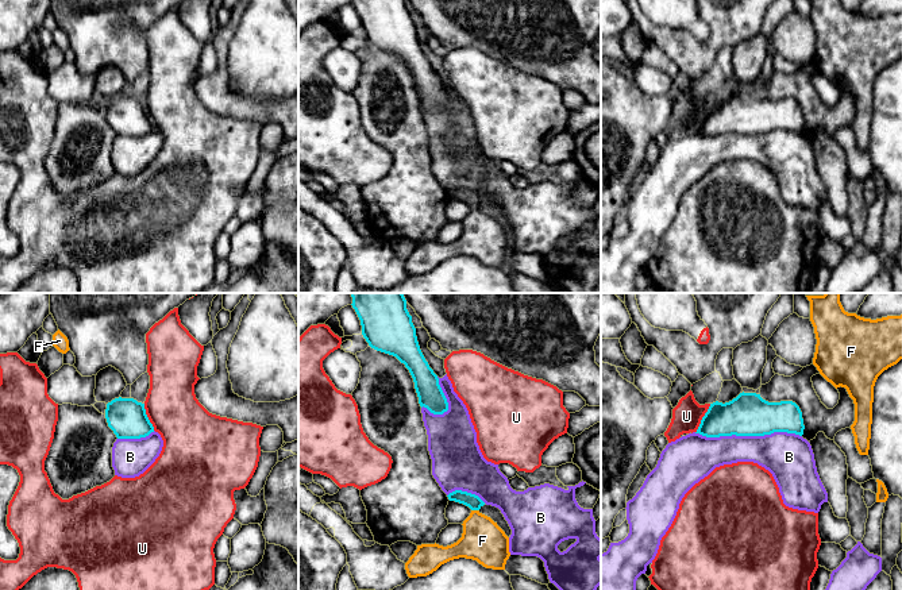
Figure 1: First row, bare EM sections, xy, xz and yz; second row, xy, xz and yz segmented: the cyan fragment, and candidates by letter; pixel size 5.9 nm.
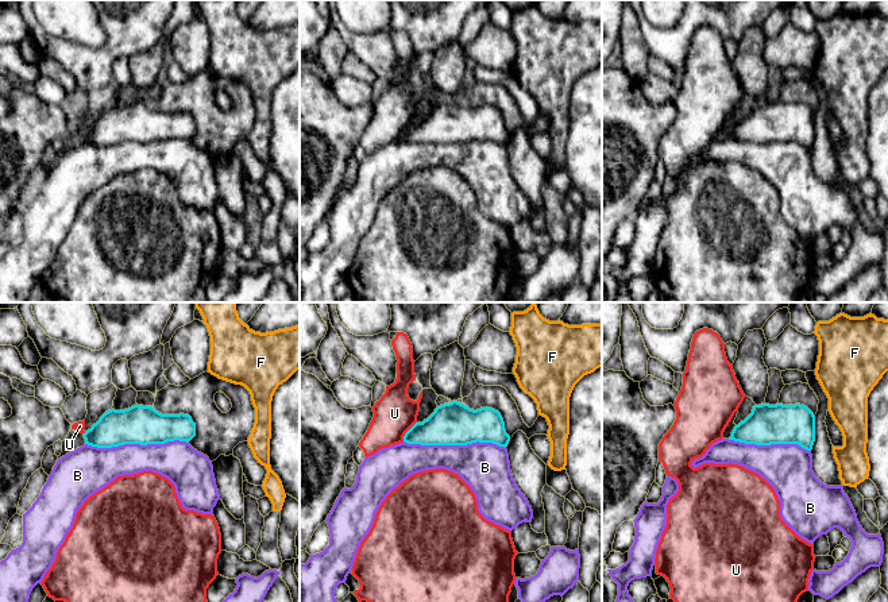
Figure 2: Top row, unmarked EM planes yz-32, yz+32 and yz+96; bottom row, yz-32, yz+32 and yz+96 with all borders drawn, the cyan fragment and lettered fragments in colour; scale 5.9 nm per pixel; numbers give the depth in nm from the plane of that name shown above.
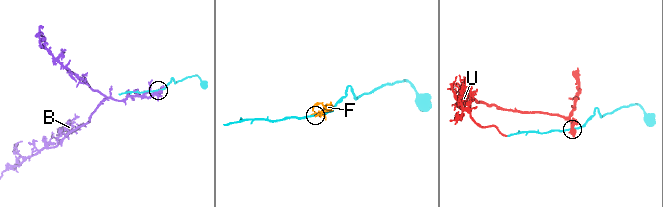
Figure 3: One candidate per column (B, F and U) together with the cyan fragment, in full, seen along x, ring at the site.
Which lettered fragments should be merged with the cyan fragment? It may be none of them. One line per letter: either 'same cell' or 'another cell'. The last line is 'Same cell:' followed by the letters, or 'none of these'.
B: another cell
F: another cell
U: same cell
Same cell: U

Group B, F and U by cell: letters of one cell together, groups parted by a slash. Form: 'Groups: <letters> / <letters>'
Groups: B / F / U

